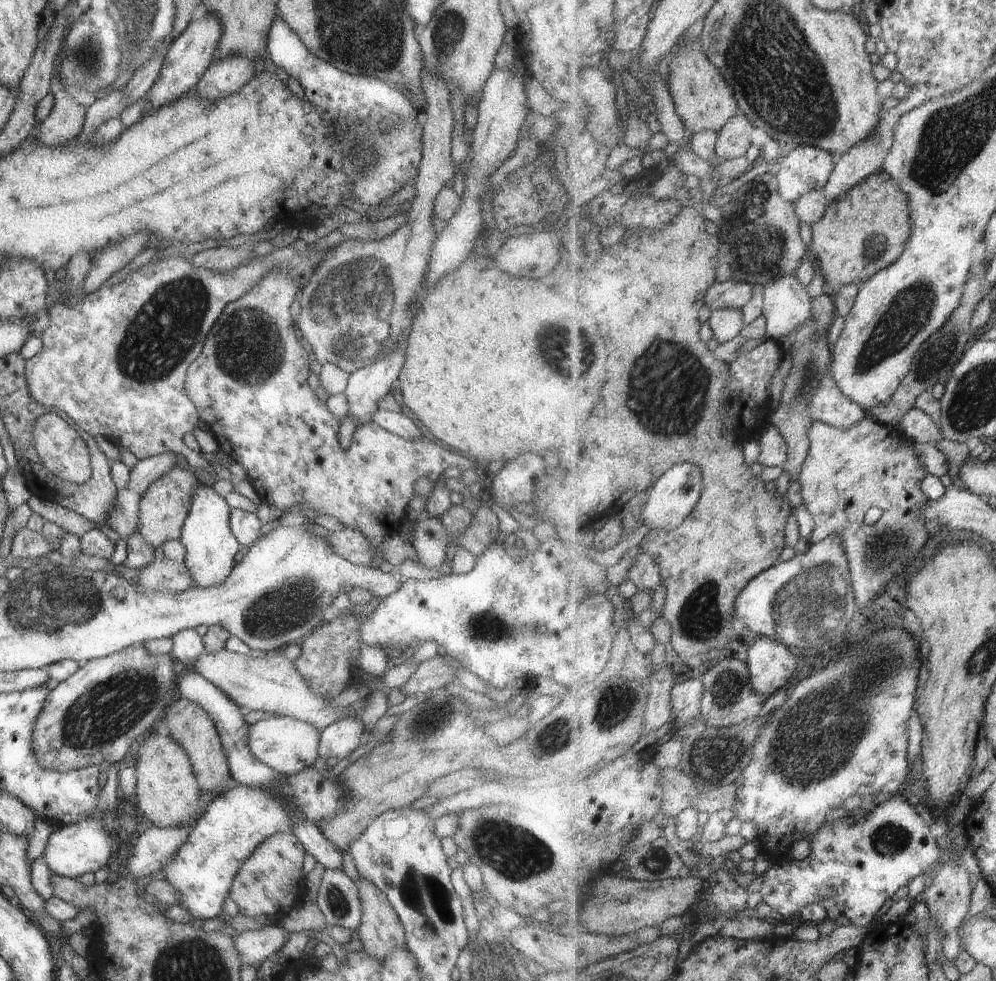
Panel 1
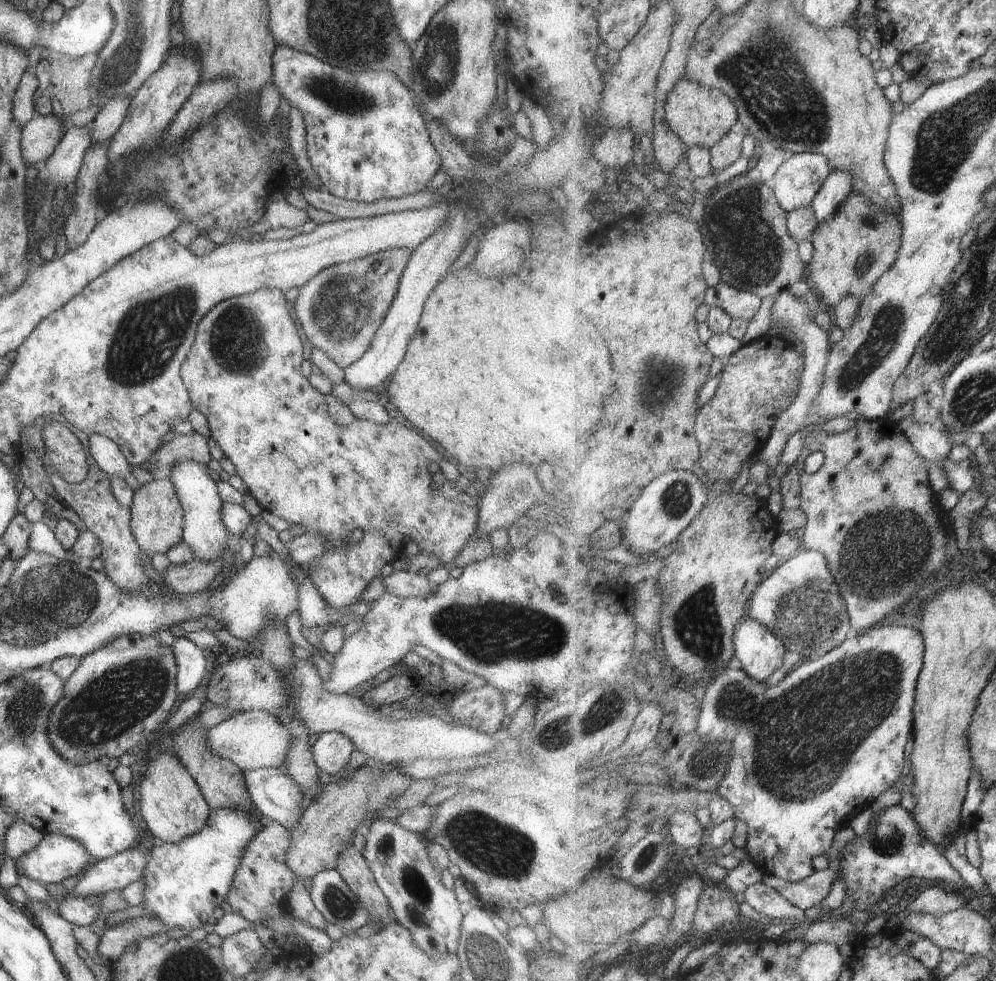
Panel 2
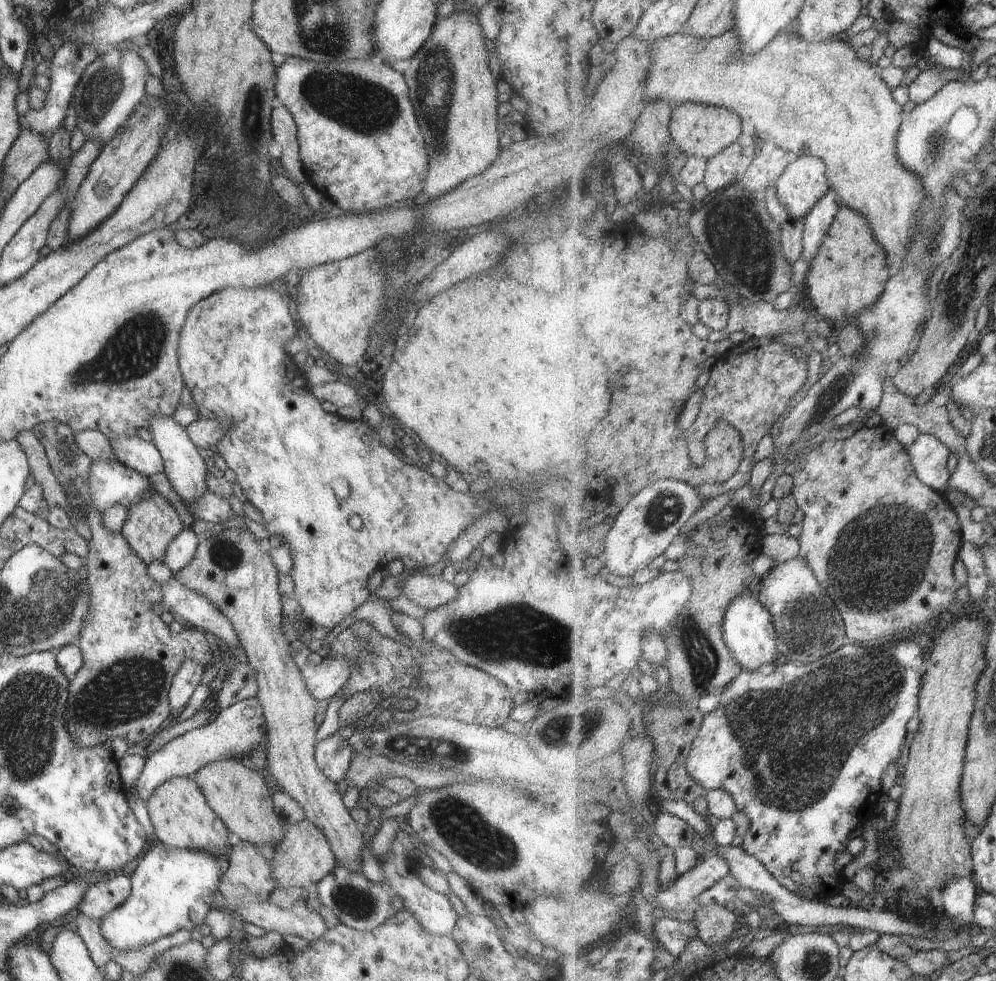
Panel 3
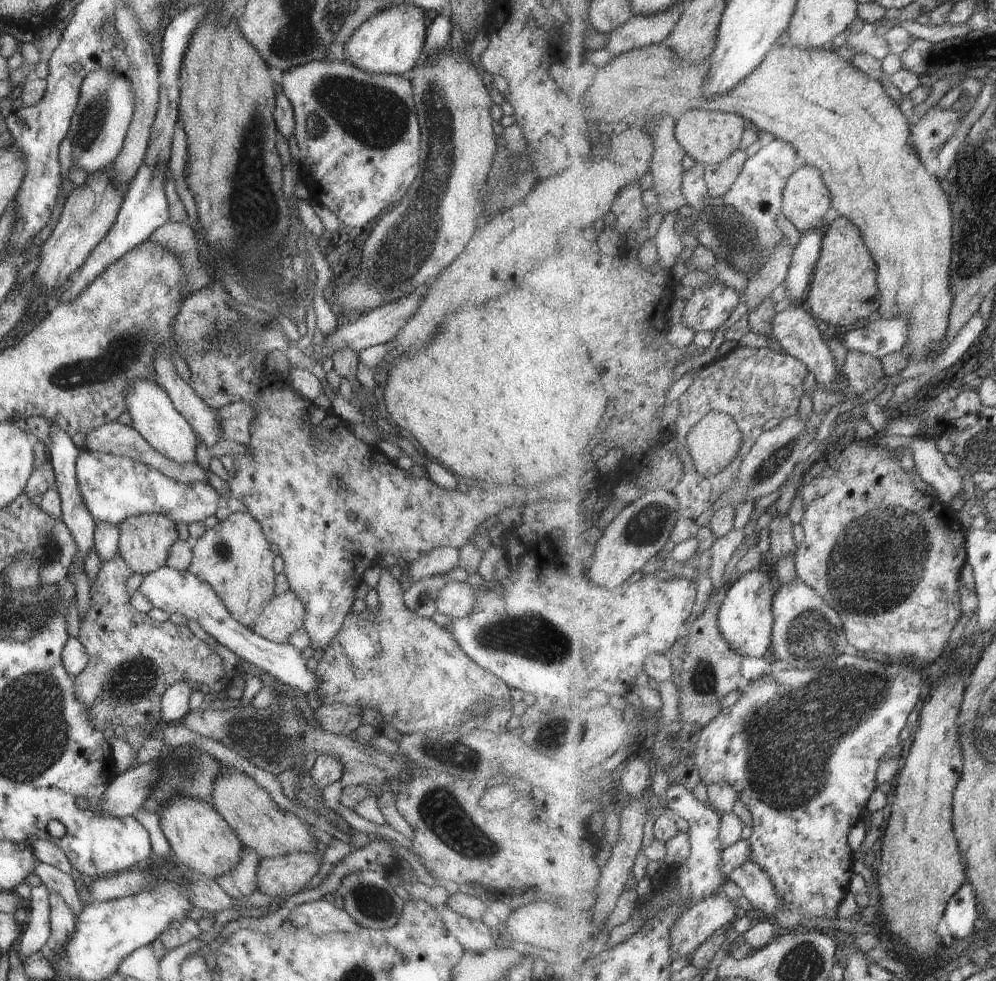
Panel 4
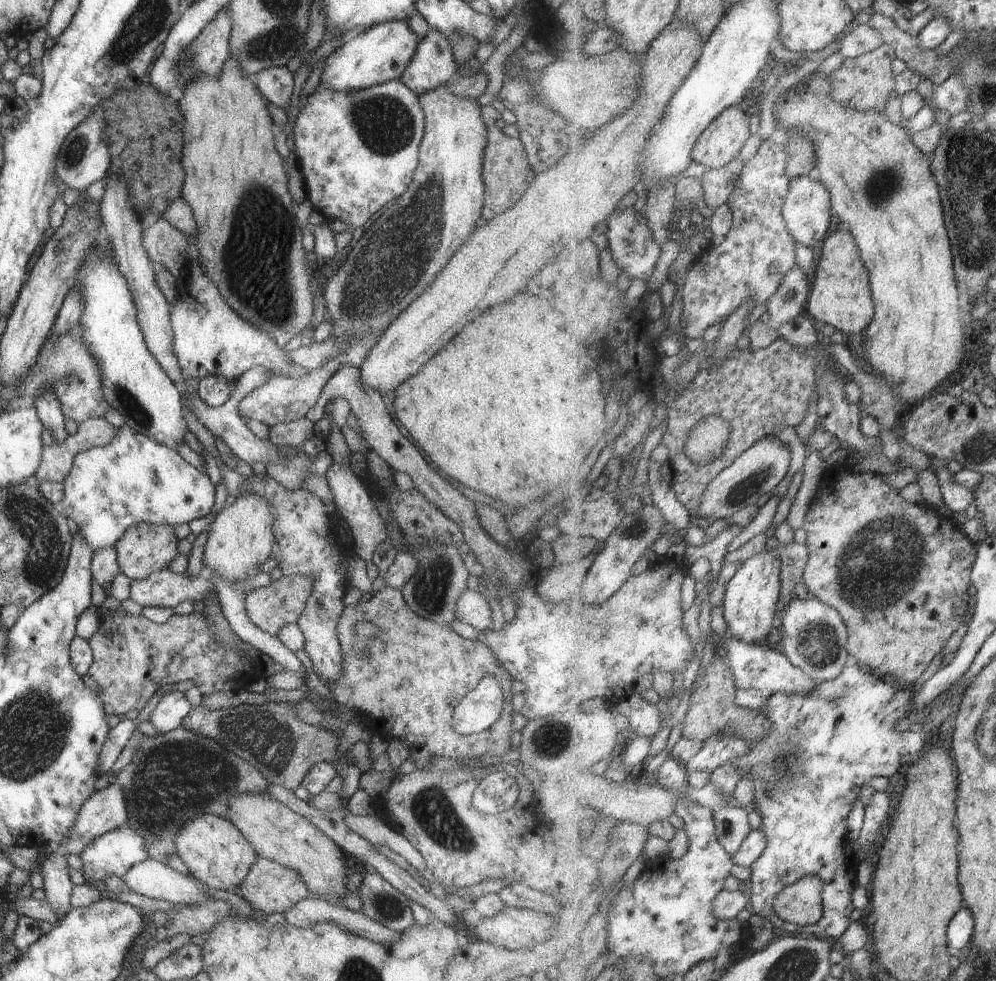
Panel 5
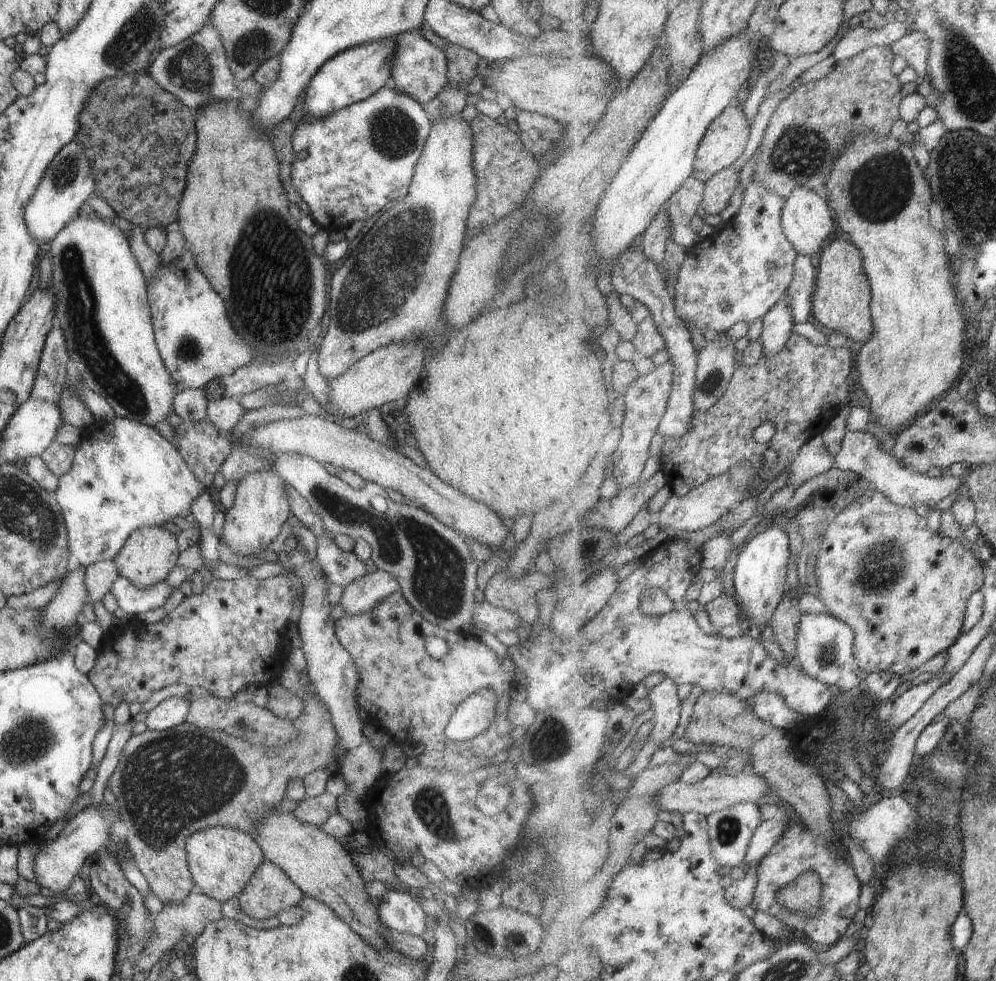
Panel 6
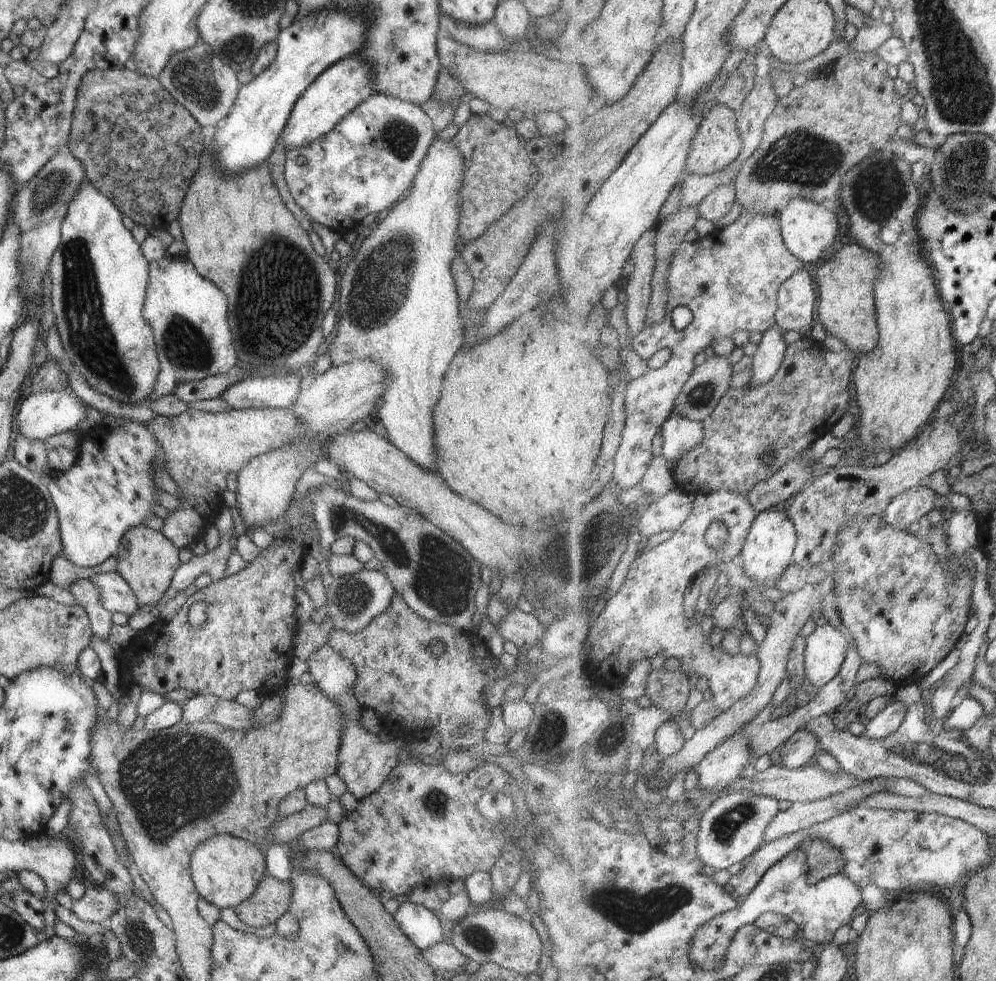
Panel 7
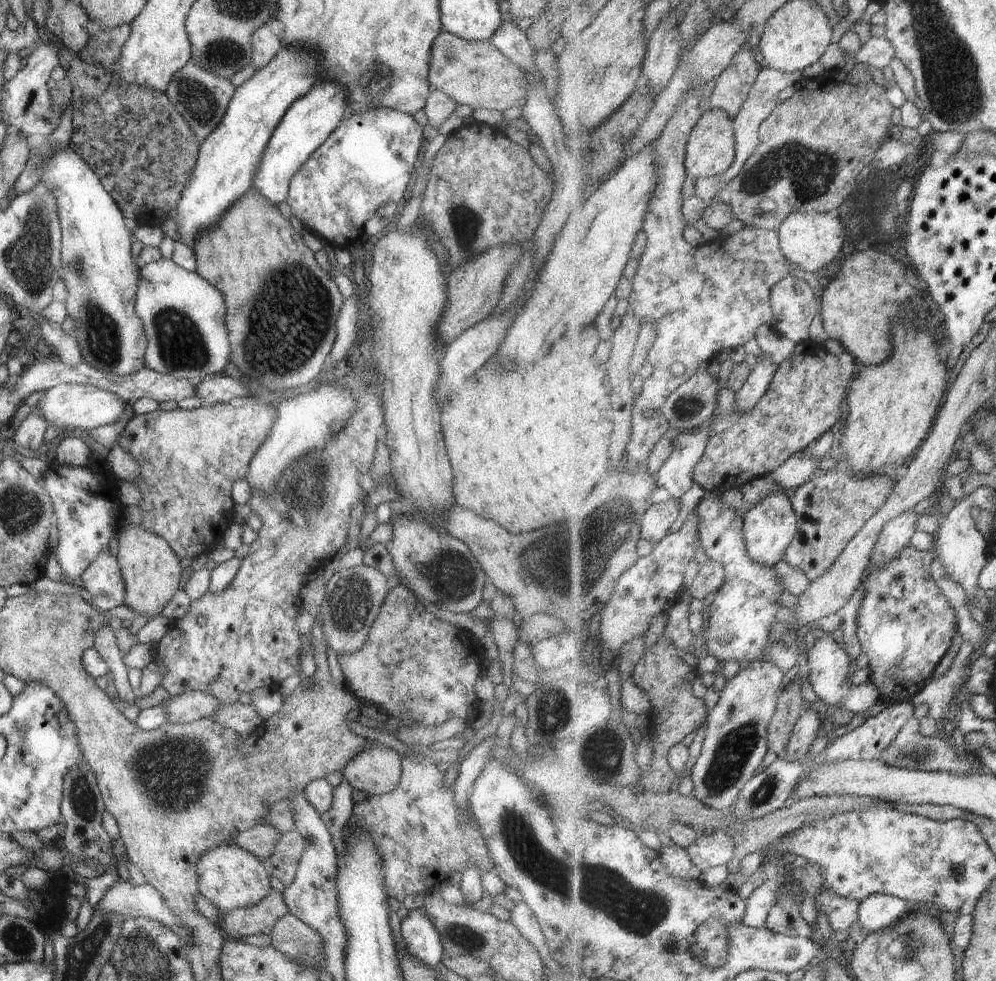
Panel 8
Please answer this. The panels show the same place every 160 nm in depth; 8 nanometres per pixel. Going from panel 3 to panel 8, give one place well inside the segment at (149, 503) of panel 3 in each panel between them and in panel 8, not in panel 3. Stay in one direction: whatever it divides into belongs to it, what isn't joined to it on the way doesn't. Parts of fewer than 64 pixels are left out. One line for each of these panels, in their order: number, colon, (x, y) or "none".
4: (143, 540)
5: (143, 548)
6: (147, 555)
7: (146, 560)
8: (150, 570)

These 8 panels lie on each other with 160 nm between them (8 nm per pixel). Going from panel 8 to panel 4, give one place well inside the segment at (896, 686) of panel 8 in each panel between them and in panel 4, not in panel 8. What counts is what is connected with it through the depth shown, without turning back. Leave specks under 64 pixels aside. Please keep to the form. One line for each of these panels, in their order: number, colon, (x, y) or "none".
4: (860, 502)
5: (900, 610)
6: (904, 590)
7: (905, 609)

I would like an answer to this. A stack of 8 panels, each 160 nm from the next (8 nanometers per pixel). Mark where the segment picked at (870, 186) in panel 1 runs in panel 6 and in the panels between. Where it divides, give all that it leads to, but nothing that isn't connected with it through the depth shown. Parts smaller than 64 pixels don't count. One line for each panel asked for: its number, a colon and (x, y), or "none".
2: (855, 248)
3: (850, 273)
4: (845, 290)
5: (841, 295)
6: (842, 301)

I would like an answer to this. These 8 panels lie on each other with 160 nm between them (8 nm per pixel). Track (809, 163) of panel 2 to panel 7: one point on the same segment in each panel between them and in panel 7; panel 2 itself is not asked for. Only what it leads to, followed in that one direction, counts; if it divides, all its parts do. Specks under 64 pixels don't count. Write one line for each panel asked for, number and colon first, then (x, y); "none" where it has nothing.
3: (805, 182)
4: (807, 199)
5: (808, 208)
6: (807, 219)
7: (809, 230)

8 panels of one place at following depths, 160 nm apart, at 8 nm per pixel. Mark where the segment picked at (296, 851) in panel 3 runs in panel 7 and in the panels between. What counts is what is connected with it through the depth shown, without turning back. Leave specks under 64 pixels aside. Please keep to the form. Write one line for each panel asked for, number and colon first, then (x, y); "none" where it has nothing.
4: (284, 875)
5: (269, 887)
6: (268, 890)
7: (270, 899)

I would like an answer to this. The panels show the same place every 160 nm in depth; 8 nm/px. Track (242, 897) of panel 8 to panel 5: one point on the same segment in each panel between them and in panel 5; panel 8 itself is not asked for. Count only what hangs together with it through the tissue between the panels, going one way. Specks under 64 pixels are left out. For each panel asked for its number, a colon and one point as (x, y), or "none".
5: (213, 850)
6: (220, 860)
7: (224, 869)

